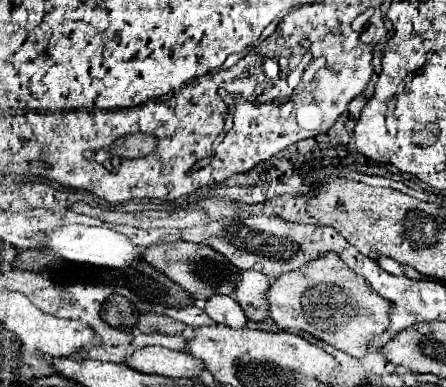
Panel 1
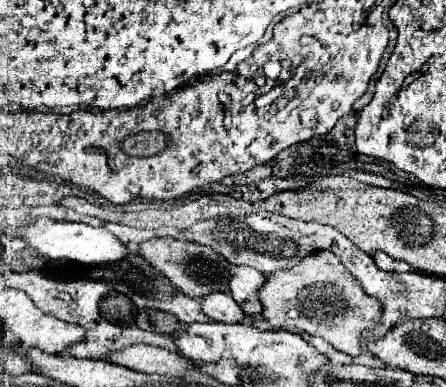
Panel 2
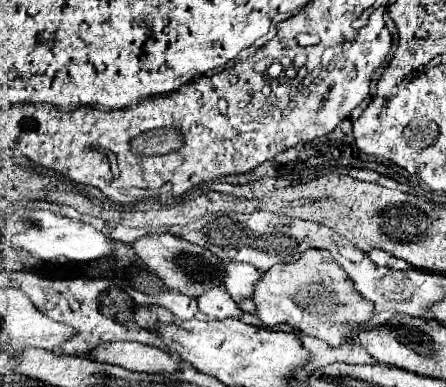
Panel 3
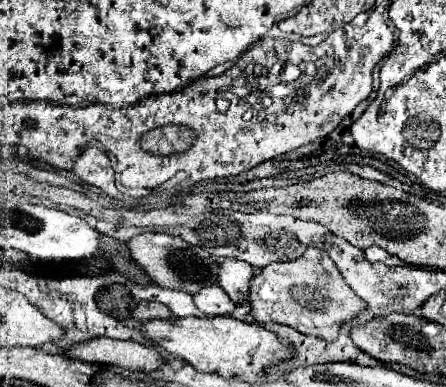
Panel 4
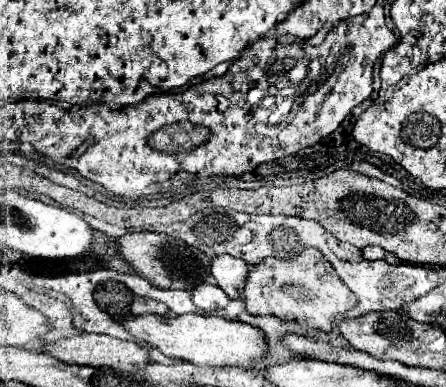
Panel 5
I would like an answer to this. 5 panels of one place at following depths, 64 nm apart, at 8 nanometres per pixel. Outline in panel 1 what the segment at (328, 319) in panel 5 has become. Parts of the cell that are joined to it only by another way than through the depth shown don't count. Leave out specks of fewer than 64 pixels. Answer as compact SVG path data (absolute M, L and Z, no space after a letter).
M326 252L298 270L278 276L270 284L266 294L270 318L280 330L308 332L354 358L362 358L370 338L386 332L392 304L380 298L360 278L362 276L344 266L340 256Z

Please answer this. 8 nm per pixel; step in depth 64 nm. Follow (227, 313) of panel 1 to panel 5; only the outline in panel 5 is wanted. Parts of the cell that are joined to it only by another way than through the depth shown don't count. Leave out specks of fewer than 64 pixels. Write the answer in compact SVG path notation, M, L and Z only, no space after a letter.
M200 284L192 290L192 302L202 310L222 310L228 306L230 298L222 292L222 288L214 284Z

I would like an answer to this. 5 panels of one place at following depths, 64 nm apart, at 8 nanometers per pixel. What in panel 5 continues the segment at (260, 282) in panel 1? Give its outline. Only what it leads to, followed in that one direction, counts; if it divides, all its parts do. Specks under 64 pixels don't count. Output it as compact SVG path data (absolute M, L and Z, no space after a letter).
M228 254L214 256L210 264L212 278L230 298L242 298L242 288L248 272L250 272L250 266L244 260L232 258Z

